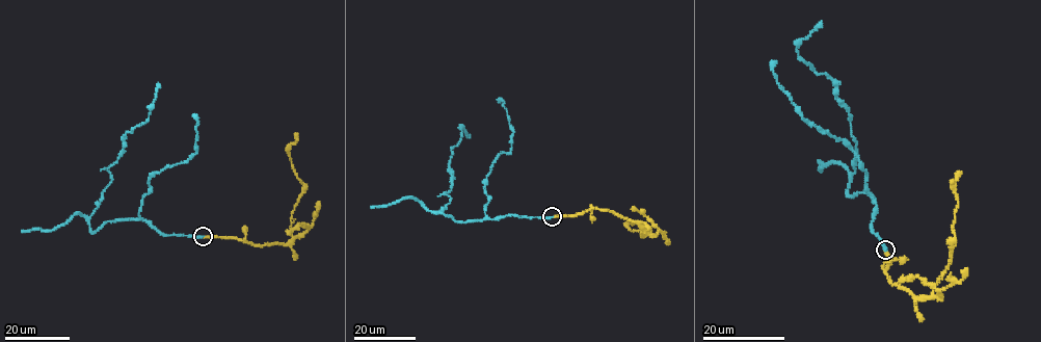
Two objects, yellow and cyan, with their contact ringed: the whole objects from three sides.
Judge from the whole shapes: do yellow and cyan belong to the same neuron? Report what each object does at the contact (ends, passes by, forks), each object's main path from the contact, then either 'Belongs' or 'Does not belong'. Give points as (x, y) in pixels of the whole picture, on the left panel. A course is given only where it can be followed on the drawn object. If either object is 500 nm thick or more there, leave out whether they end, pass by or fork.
At the ring yellow ends. At the ring cyan ends. Course of yellow: (203, 236), (231, 237), (261, 245), (291, 240), (290, 218), (303, 185), (297, 178), (289, 151), (297, 133). Course of cyan: (203, 236), (160, 234), (128, 218), (90, 231), (108, 168), (124, 134), (147, 122), (158, 82). Belongs

